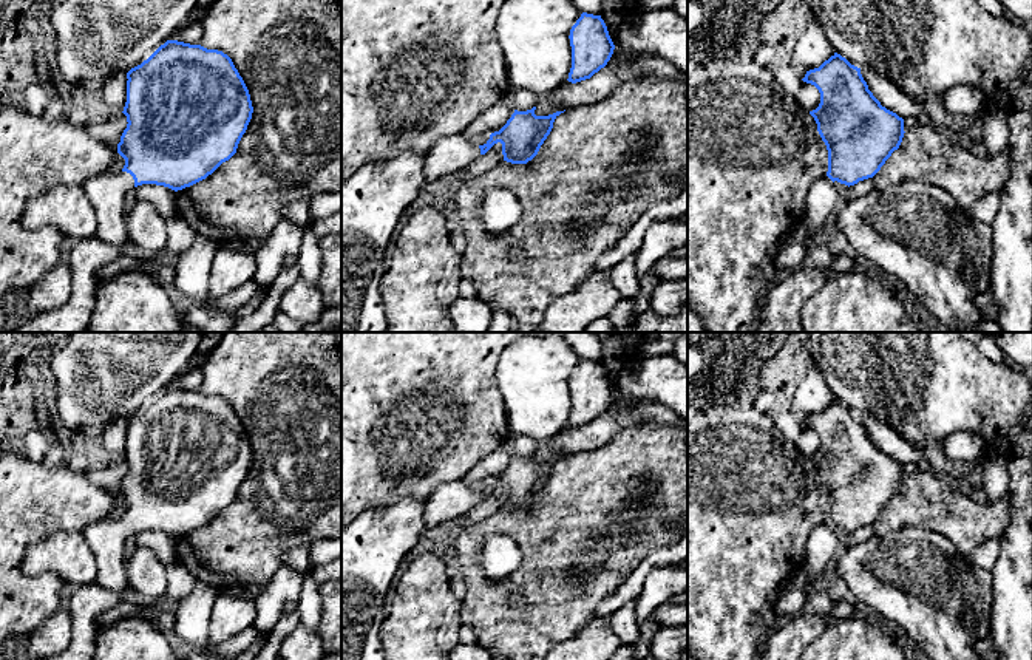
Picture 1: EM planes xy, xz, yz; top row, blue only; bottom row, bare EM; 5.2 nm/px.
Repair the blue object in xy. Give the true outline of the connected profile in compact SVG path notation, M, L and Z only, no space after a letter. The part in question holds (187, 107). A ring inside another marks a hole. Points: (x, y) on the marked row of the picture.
M167 40L147 60L127 73L127 128L117 144L125 159L119 173L90 178L83 190L96 210L96 236L105 243L128 243L124 196L142 184L156 184L175 192L212 175L238 148L252 119L249 90L232 59L218 49Z

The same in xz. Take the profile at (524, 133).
M536 107L511 114L507 124L490 134L484 145L473 145L462 134L442 138L425 158L425 181L459 172L485 155L494 144L502 144L504 161L511 164L527 164L531 161L553 128L555 119L564 113L556 111L548 116L536 116Z

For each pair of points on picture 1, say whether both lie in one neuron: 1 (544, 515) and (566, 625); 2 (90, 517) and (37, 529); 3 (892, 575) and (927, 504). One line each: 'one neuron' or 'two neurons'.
1: one neuron
2: one neuron
3: two neurons

